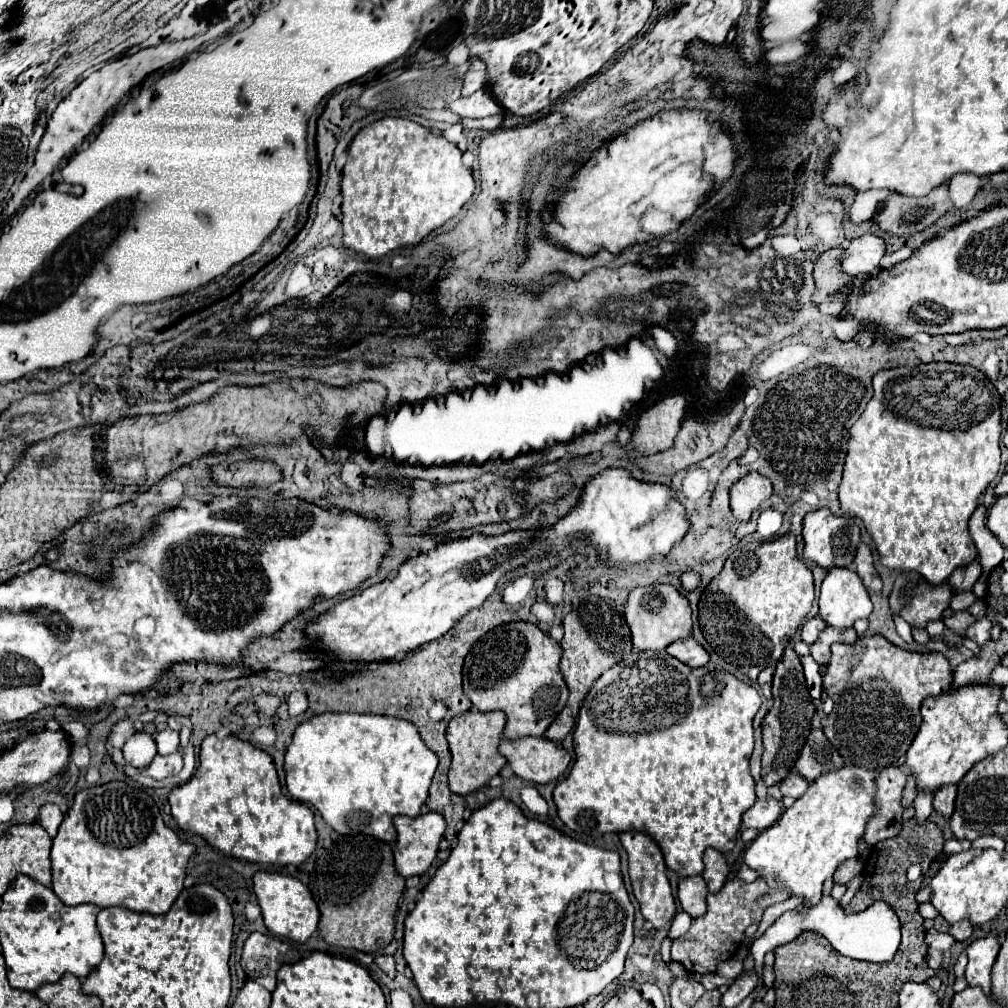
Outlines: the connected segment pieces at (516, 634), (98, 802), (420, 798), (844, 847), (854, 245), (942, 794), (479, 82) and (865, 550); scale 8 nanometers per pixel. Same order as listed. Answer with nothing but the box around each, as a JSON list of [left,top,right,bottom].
[[462,621,568,739],[52,781,194,913],[284,711,436,843],[746,765,878,905],[840,235,884,277],[934,785,956,817],[462,57,486,95],[852,543,882,593]]

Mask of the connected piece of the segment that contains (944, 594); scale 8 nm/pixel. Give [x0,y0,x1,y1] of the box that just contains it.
[890,571,952,627]

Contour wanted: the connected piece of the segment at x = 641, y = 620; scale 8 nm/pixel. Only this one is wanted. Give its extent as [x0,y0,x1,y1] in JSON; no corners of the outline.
[624,585,692,651]

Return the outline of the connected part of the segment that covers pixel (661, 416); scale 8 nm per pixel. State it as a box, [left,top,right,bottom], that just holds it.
[630,395,686,457]

